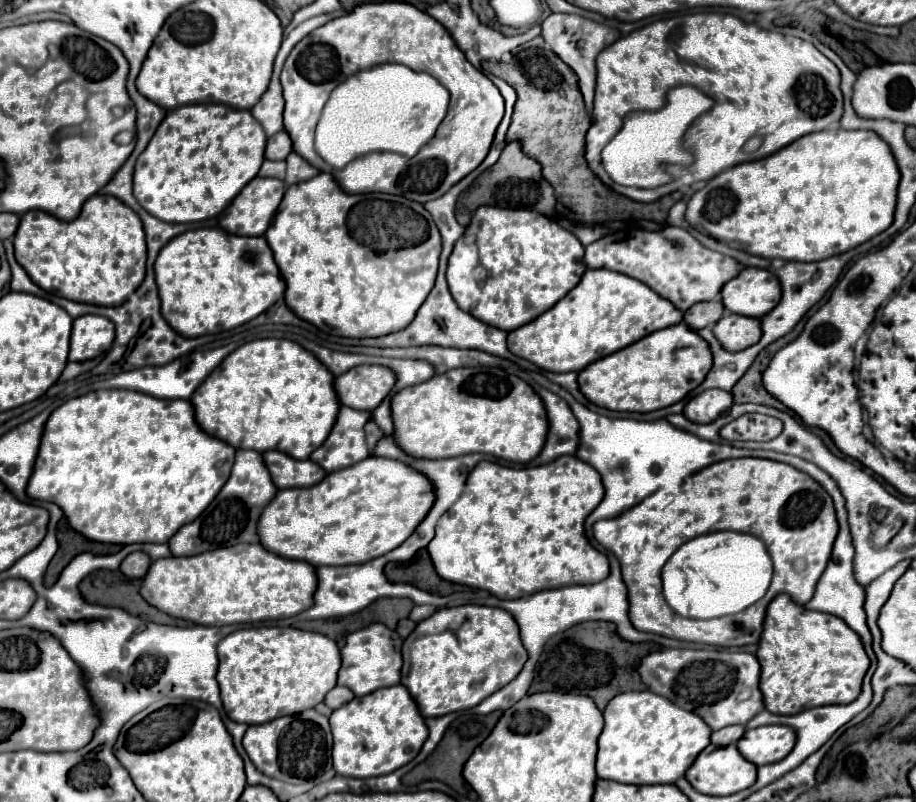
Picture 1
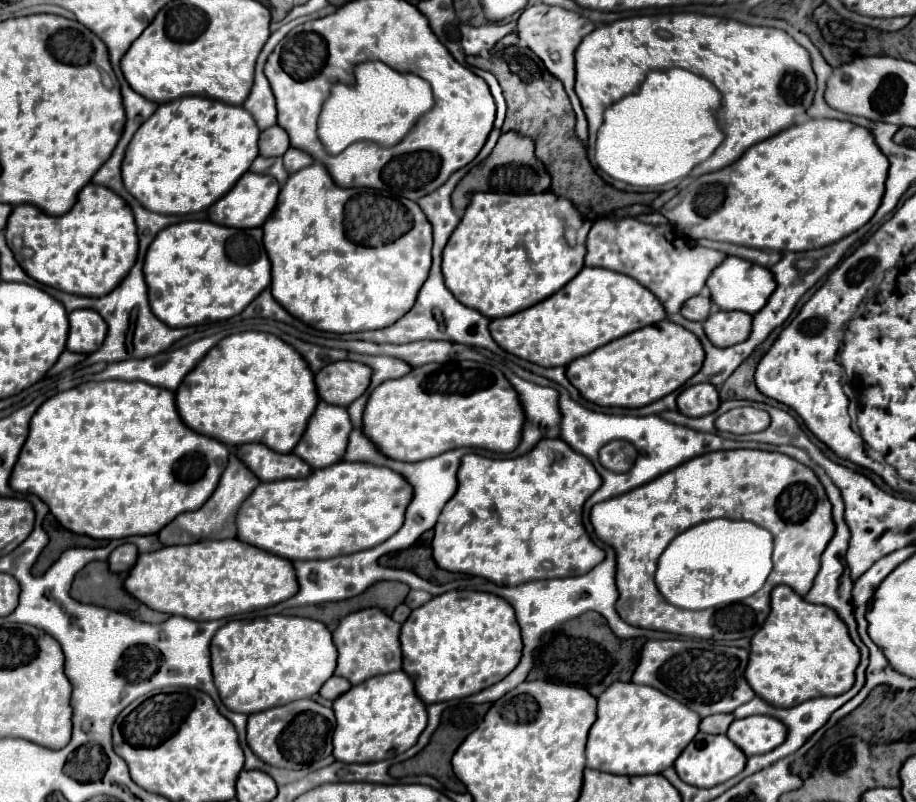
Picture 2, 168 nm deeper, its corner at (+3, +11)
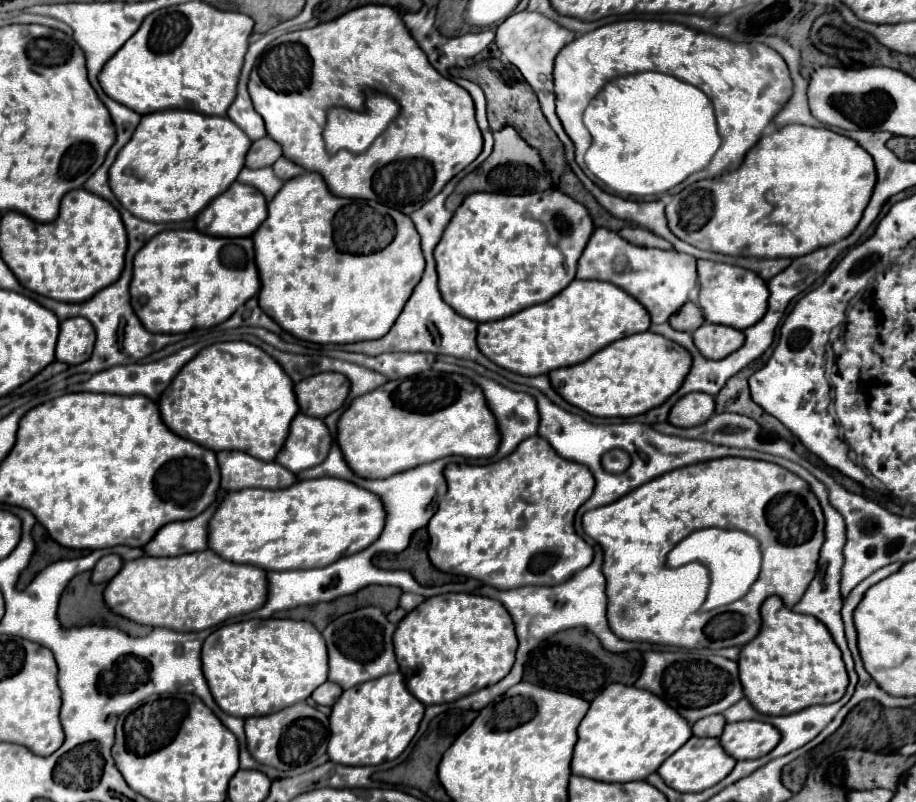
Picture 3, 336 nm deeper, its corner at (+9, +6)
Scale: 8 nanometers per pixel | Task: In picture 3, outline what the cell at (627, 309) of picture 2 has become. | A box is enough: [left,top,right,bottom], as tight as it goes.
[476,279,650,375]

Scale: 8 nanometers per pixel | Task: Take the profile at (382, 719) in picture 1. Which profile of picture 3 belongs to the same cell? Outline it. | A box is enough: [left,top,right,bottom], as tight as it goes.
[328,673,424,765]

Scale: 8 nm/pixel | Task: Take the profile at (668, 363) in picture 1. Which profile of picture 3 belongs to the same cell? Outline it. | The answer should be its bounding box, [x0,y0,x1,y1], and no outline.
[548,331,692,417]

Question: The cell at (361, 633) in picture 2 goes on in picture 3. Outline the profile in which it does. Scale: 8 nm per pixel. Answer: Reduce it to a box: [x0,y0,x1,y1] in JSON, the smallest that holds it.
[322,607,398,689]

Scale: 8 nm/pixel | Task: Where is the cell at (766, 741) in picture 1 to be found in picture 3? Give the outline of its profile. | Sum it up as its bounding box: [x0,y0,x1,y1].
[720,721,780,761]

